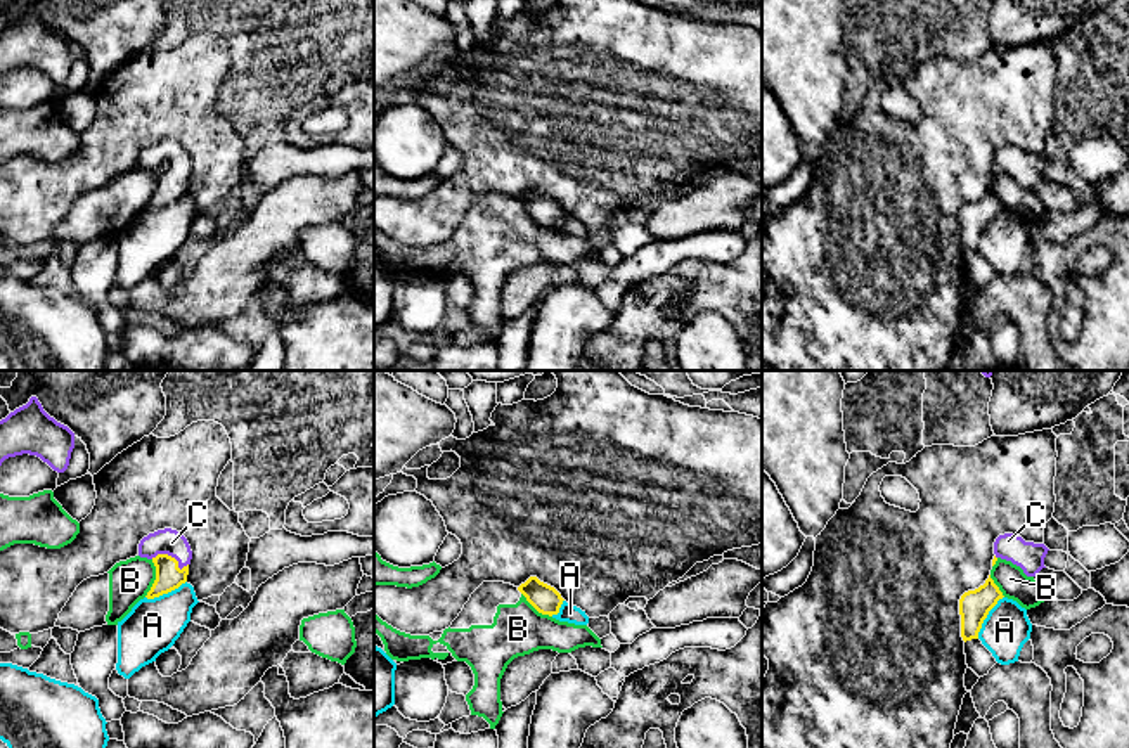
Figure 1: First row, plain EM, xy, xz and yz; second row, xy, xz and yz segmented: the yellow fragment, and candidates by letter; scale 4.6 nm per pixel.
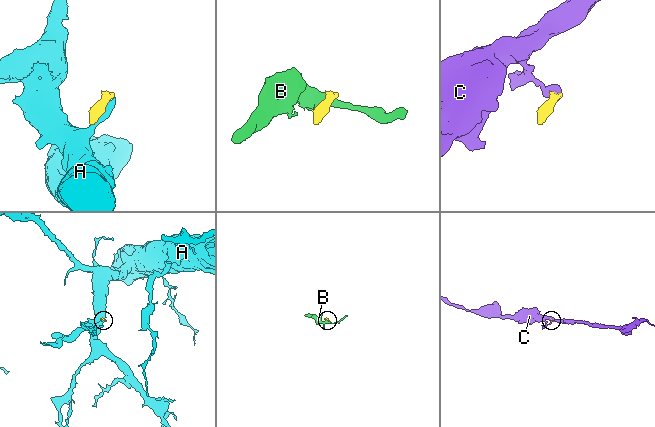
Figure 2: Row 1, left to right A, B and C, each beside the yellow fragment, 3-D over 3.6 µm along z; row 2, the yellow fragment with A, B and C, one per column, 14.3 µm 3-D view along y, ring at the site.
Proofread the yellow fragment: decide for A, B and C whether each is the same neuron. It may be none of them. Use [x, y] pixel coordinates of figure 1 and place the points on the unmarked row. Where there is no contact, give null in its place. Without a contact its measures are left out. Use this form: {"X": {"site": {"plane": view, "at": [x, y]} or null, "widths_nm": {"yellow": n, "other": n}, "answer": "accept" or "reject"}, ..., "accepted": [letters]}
{"A": {"site": {"plane": "yz", "at": [986, 229]}, "widths_nm": {"yellow": 140, "other": 220}, "answer": "reject"}, "B": {"site": {"plane": "xy", "at": [156, 191]}, "widths_nm": {"yellow": 130, "other": 200}, "answer": "reject"}, "C": {"site": {"plane": "xy", "at": [170, 168]}, "widths_nm": {"yellow": 130, "other": 120}, "answer": "accept"}, "accepted": ["C"]}

